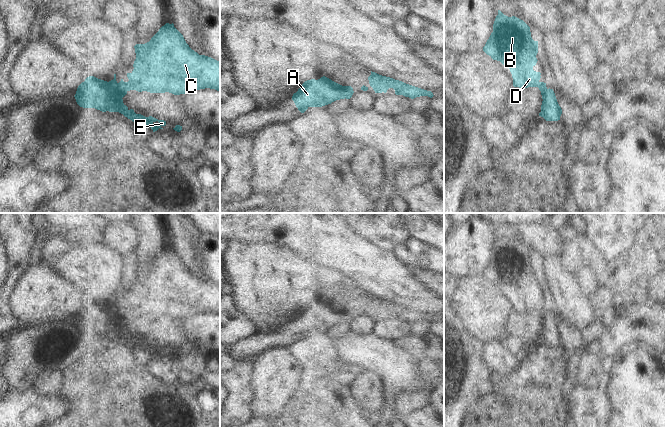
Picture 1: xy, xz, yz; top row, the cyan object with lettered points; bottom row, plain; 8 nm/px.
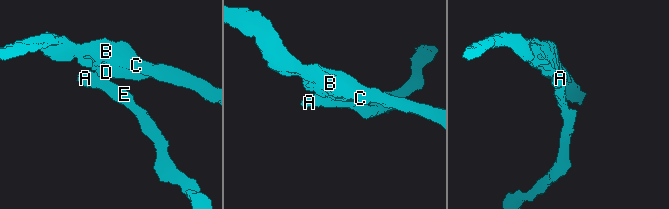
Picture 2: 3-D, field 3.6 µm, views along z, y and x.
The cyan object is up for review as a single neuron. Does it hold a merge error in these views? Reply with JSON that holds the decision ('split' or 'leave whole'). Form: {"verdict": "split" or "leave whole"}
{"verdict": "split"}

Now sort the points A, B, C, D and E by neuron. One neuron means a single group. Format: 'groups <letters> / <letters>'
groups A E / B C D

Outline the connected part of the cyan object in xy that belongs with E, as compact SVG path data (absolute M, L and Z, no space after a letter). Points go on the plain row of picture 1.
M89 300L82 306L76 315L75 323L77 328L83 332L95 332L102 336L119 336L132 344L136 351L145 349L153 356L166 349L166 345L158 344L152 340L145 341L136 338L133 333L123 327L123 321L127 316L122 316L117 310L110 309L107 305Z

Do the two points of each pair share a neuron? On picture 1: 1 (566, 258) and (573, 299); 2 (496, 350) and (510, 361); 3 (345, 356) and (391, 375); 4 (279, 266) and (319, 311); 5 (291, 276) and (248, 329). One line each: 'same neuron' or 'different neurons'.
1: different neurons
2: same neuron
3: same neuron
4: different neurons
5: different neurons

